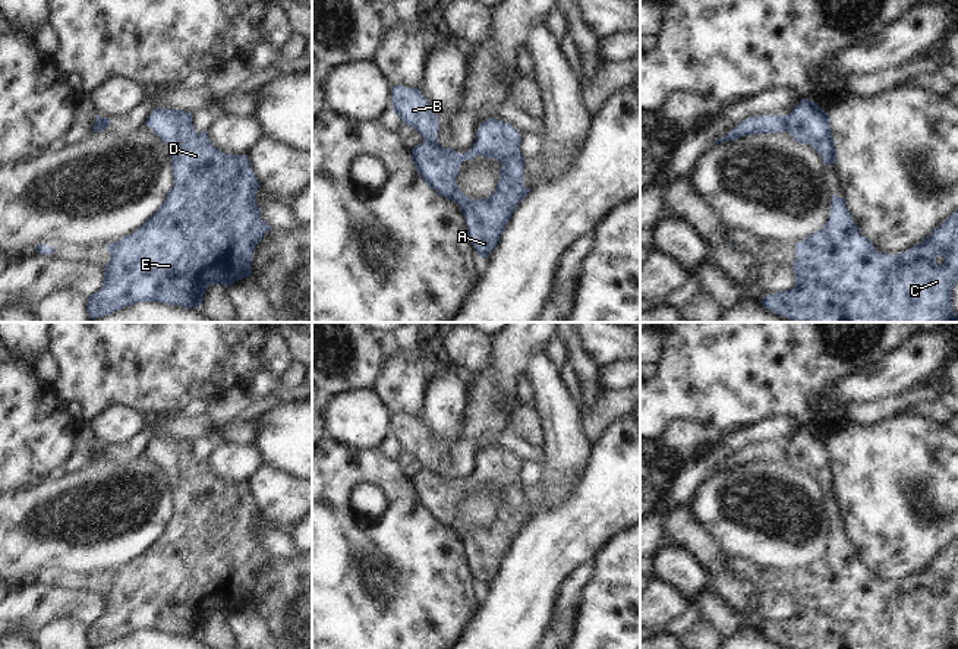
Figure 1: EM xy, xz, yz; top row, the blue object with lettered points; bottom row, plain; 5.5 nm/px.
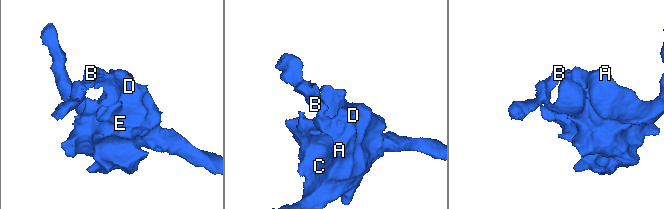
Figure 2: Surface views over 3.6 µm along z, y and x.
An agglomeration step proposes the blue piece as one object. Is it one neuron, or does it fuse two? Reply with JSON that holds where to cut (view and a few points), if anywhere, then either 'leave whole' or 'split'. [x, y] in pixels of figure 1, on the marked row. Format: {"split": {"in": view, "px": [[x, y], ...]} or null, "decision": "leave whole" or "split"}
{"split": {"in": "yz", "px": [[785, 116], [787, 131]]}, "decision": "split"}

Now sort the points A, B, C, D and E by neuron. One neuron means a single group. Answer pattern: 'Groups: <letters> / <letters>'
Groups: A C D E / B

